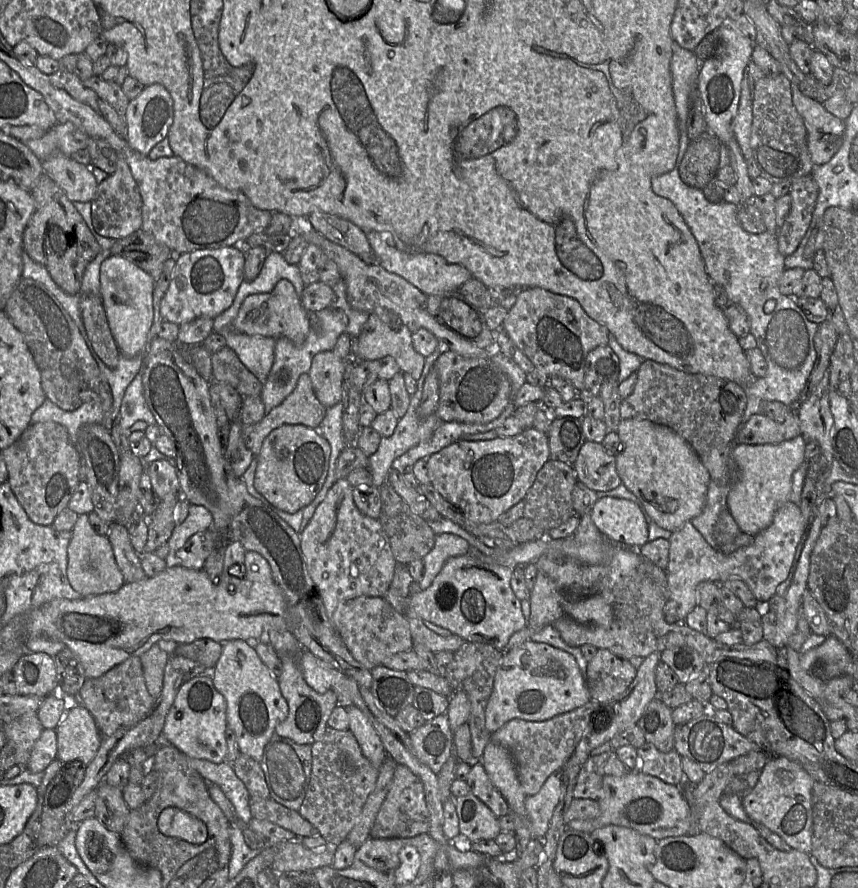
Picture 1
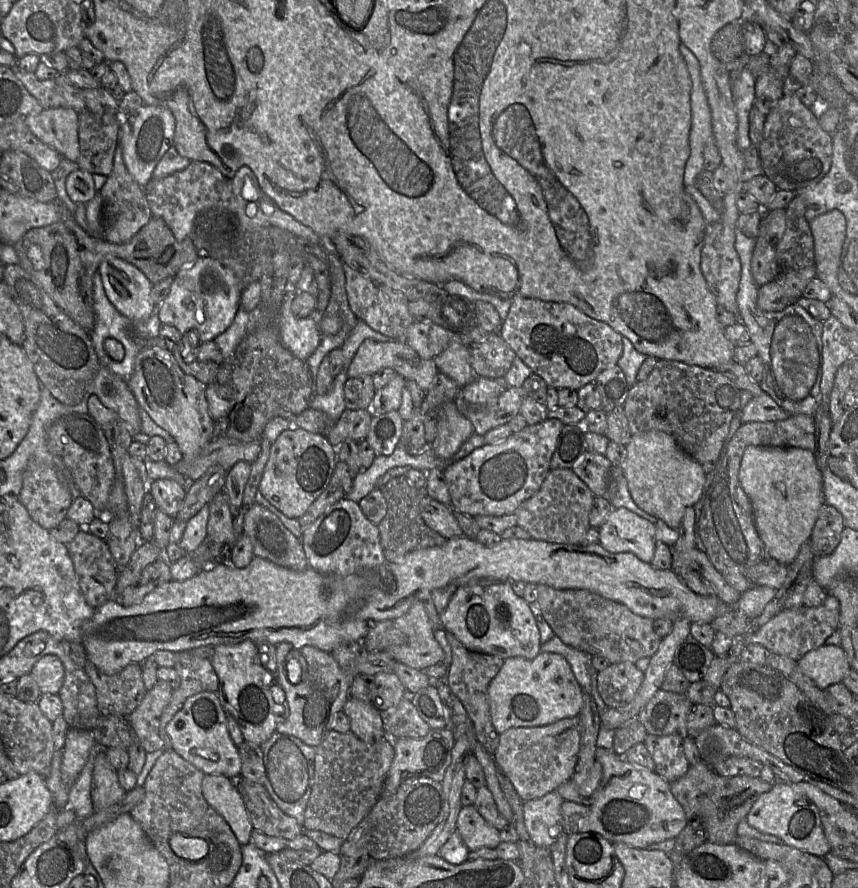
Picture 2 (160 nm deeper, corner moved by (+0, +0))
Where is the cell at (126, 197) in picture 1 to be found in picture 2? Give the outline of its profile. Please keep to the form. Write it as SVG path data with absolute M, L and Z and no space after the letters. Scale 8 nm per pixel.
M120 143L116 147L112 173L107 177L98 194L103 201L103 237L111 243L128 242L152 217L144 188L134 180L124 163Z

